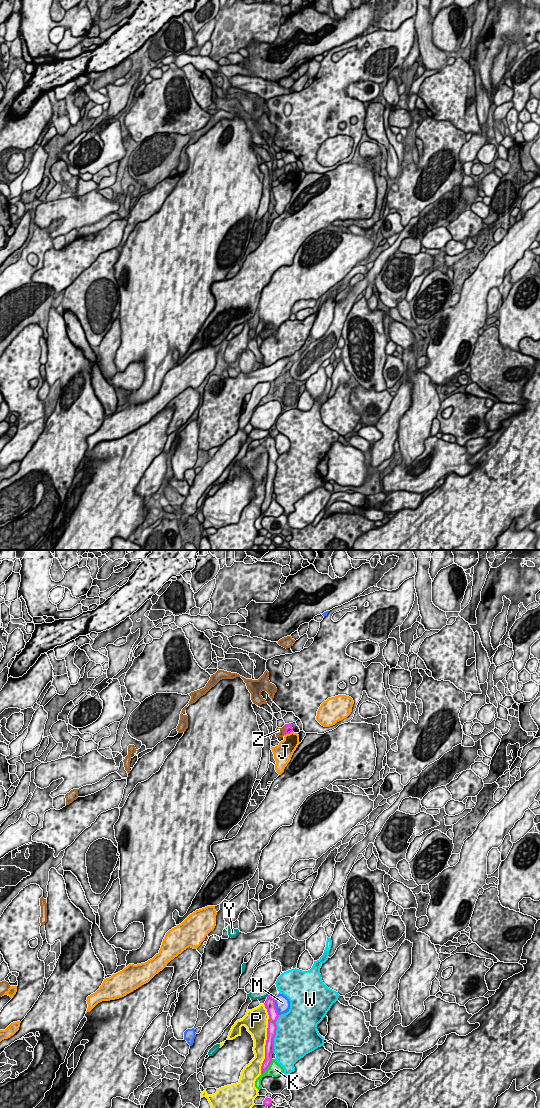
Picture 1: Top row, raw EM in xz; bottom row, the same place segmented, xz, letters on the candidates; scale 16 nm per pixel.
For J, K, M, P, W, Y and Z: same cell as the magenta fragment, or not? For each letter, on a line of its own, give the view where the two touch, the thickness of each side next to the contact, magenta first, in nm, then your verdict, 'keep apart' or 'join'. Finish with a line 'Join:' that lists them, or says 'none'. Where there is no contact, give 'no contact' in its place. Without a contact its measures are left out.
J: contact in xz; calibres 130 and 280 nm; keep apart
K: contact in xz; calibres 130 and 220 nm; keep apart
M: contact in xz; calibres 170 and 220 nm; keep apart
P: contact in xz; calibres 160 and 320 nm; keep apart
W: contact in xz; calibres 160 and 500 nm; keep apart
Y: no contact; keep apart
Z: contact in xz; calibres 130 and 140 nm; keep apart
Join: none

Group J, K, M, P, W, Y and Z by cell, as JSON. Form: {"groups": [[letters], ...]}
{"groups": [["J"], ["K"], ["M"], ["P"], ["W"], ["Y"], ["Z"]]}

